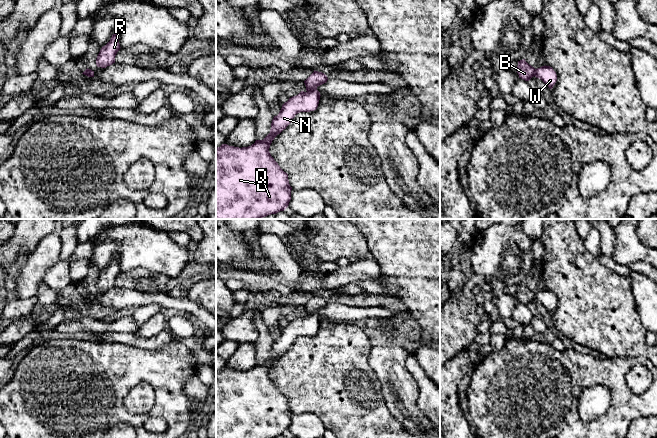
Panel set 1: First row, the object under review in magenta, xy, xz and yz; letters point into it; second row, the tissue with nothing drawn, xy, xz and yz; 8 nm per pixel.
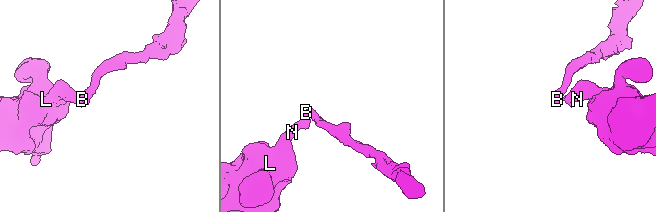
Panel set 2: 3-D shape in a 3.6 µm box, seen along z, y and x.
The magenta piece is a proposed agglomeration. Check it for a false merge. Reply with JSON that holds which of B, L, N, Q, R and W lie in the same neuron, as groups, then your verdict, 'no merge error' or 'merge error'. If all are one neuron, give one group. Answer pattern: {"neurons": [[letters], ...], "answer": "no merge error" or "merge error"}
{"neurons": [["B", "R"], ["L", "N", "Q", "W"]], "answer": "merge error"}

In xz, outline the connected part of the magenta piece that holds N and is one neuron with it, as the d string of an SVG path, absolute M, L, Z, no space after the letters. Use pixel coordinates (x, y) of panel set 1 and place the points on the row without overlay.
M316 313L301 315L298 319L289 322L282 329L279 338L274 340L270 357L263 364L256 364L251 370L239 372L222 368L220 371L216 371L216 438L276 438L288 431L292 414L288 398L271 380L269 372L274 362L286 353L296 338L317 333L320 320L320 316Z

